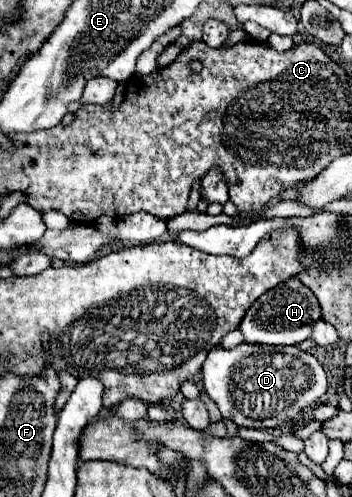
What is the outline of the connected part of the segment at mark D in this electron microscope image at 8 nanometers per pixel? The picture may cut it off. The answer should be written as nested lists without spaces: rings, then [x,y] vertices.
[[[242,342],[232,350],[214,346],[208,352],[200,374],[202,374],[204,390],[220,408],[222,418],[232,420],[240,428],[260,428],[260,430],[278,428],[288,418],[316,404],[326,394],[328,388],[326,372],[318,364],[318,360],[312,354],[298,350],[296,346],[264,346],[264,344],[248,344],[248,342]]]

